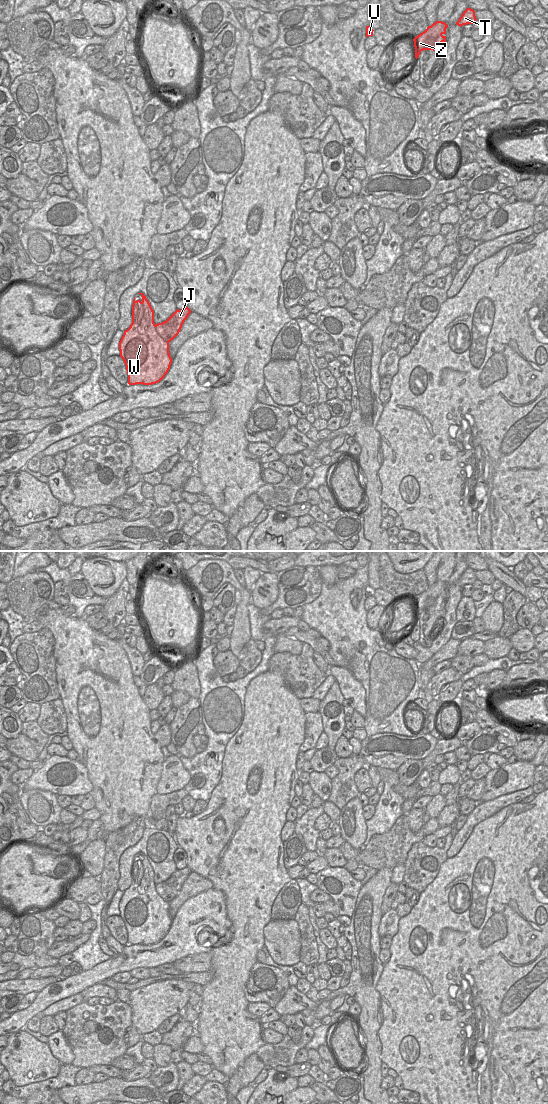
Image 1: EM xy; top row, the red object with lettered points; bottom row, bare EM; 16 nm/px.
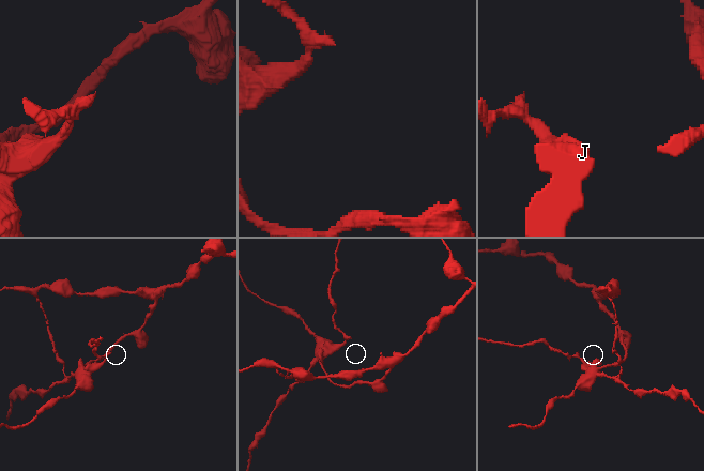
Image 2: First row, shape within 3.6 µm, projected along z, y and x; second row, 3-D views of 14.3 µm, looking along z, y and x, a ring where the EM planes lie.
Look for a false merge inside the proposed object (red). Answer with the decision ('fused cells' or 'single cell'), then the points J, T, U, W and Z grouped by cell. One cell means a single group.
fused cells | J / T U W Z

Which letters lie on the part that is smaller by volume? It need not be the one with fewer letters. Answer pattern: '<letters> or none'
J

